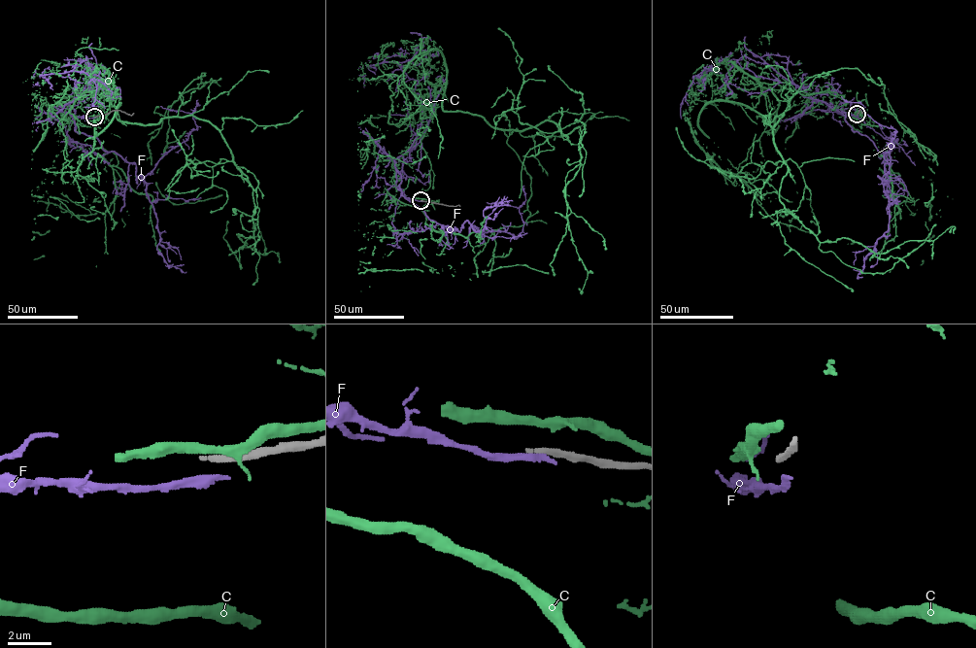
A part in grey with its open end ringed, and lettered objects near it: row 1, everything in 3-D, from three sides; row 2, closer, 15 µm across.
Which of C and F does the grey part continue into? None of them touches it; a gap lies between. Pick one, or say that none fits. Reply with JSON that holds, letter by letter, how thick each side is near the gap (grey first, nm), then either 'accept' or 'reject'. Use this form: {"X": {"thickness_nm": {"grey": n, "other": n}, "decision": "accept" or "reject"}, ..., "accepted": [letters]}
{"C": {"thickness_nm": {"grey": 240, "other": 380}, "decision": "reject"}, "F": {"thickness_nm": {"grey": 240, "other": 320}, "decision": "reject"}, "accepted": []}

